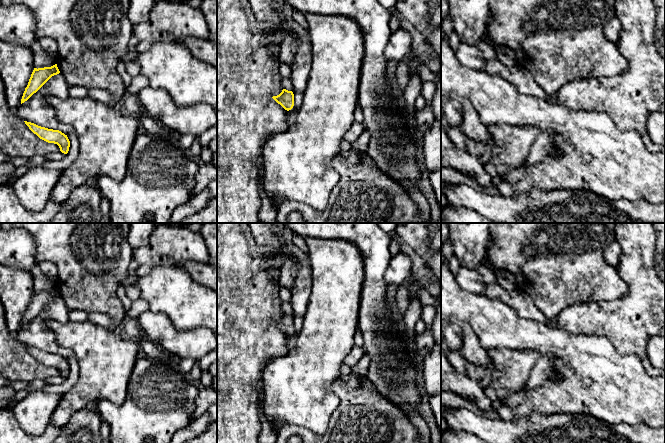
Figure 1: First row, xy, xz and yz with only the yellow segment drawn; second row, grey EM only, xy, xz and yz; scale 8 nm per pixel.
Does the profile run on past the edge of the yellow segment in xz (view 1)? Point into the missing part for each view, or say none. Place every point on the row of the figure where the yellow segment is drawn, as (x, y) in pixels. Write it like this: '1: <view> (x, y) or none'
1: xz (292, 114)

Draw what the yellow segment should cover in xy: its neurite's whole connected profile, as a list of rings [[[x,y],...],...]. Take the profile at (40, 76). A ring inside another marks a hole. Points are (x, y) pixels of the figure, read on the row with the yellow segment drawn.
[[[57,64],[51,67],[34,68],[28,85],[23,93],[21,104],[27,101],[34,93],[36,93],[52,76],[59,74],[60,71]]]

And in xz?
[[[283,89],[282,92],[272,97],[278,104],[280,104],[285,110],[291,111],[290,118],[291,120],[295,117],[297,110],[294,106],[294,94],[292,91]]]

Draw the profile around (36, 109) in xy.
[[[61,73],[52,76],[27,101],[20,104],[16,109],[16,114],[23,121],[48,129],[59,130],[67,136],[75,133],[72,126],[56,118],[53,108],[48,103],[48,98],[51,96],[62,100],[69,98],[69,87]]]

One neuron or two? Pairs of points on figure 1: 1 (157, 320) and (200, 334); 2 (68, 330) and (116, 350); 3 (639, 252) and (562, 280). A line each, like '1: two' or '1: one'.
1: one
2: one
3: two

